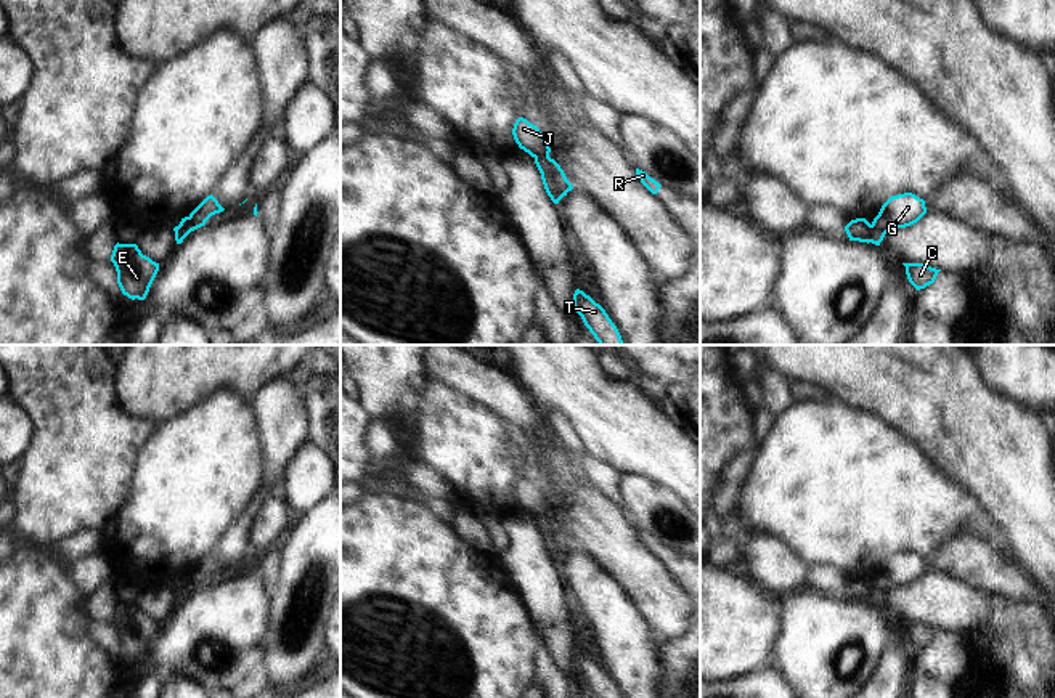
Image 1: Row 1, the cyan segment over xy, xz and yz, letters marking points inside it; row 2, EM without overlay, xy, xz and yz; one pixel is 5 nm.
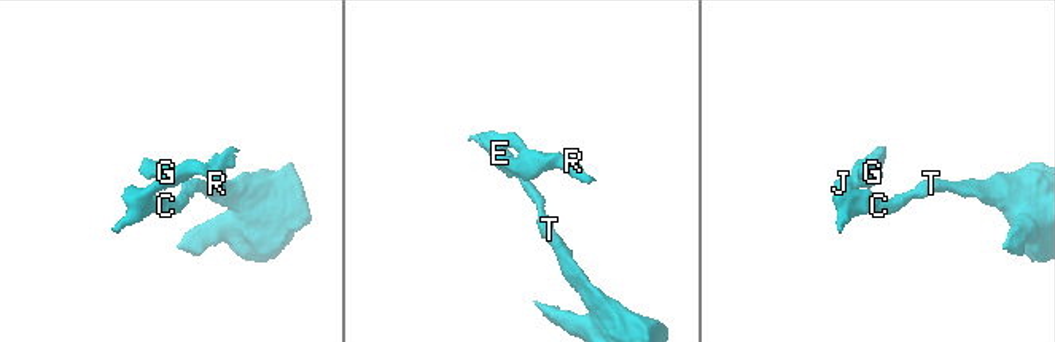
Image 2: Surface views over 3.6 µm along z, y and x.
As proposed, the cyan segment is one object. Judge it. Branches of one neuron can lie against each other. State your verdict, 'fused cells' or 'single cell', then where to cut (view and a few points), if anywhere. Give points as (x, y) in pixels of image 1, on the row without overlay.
fused cells; cut in yz along (871, 584), (872, 600)

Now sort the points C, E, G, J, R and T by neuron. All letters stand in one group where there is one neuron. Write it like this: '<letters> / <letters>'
C E J T / G R

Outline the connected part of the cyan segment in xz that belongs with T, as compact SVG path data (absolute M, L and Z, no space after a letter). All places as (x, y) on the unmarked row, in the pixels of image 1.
M580 648L573 653L573 669L581 676L594 698L621 698L605 669Z

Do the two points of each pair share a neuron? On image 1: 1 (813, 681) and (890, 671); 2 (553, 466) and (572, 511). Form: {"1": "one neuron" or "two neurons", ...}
{"1": "two neurons", "2": "one neuron"}

